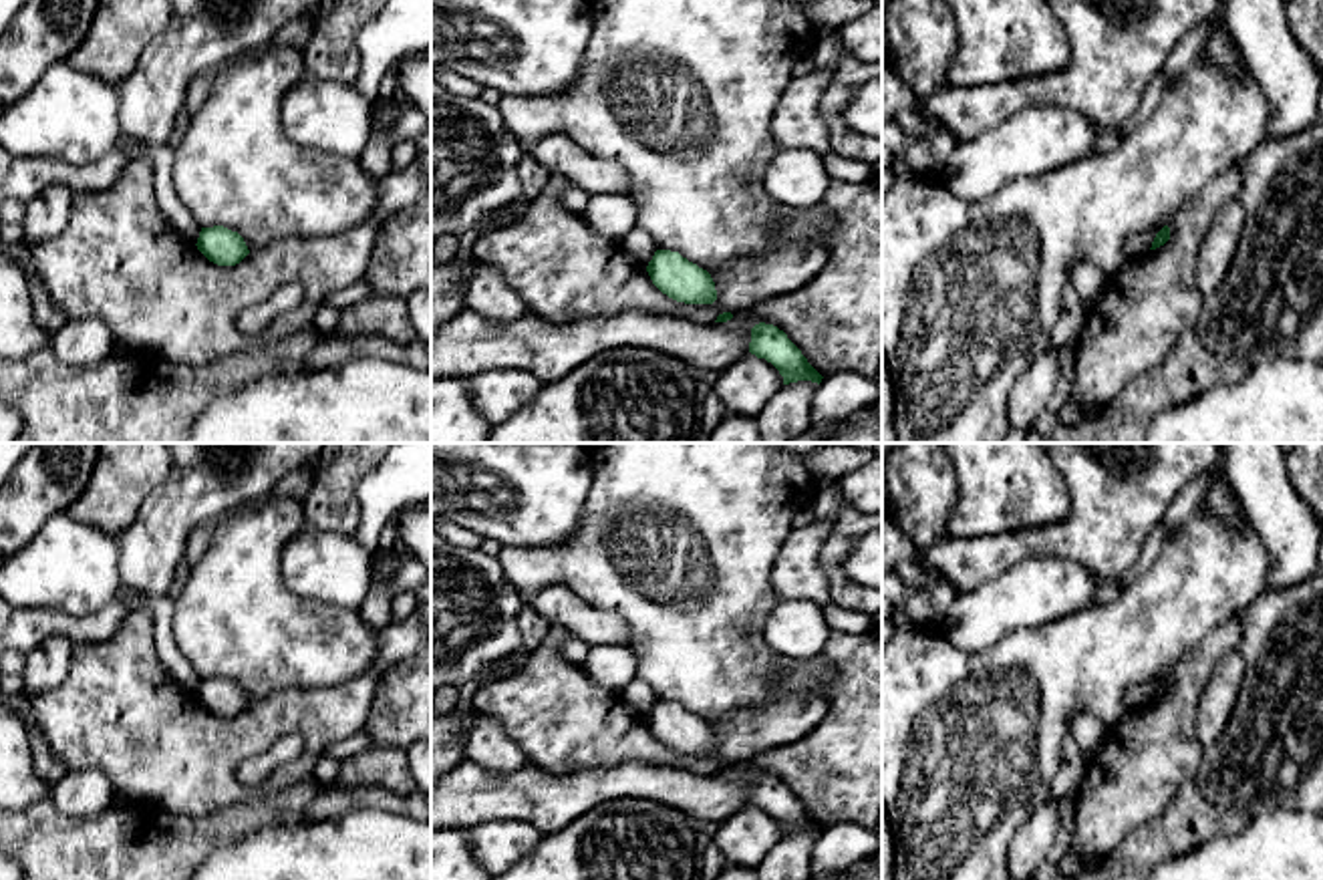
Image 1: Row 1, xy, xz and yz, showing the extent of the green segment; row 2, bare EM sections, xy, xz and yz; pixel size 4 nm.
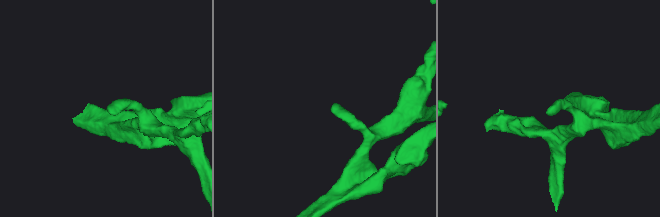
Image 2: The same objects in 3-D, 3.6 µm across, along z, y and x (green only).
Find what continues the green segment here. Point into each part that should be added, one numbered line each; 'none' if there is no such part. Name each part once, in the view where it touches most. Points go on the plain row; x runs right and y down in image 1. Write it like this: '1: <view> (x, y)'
none

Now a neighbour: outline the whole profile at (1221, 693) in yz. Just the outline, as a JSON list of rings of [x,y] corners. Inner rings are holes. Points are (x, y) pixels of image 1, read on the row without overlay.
[[[1232,650],[1218,661],[1206,689],[1200,695],[1196,711],[1196,735],[1202,747],[1212,745],[1226,729],[1242,679],[1244,669],[1238,650]]]

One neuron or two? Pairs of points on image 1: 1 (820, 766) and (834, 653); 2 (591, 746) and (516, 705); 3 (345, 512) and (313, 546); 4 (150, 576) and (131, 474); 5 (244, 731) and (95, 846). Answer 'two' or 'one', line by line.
1: one
2: one
3: two
4: two
5: two

